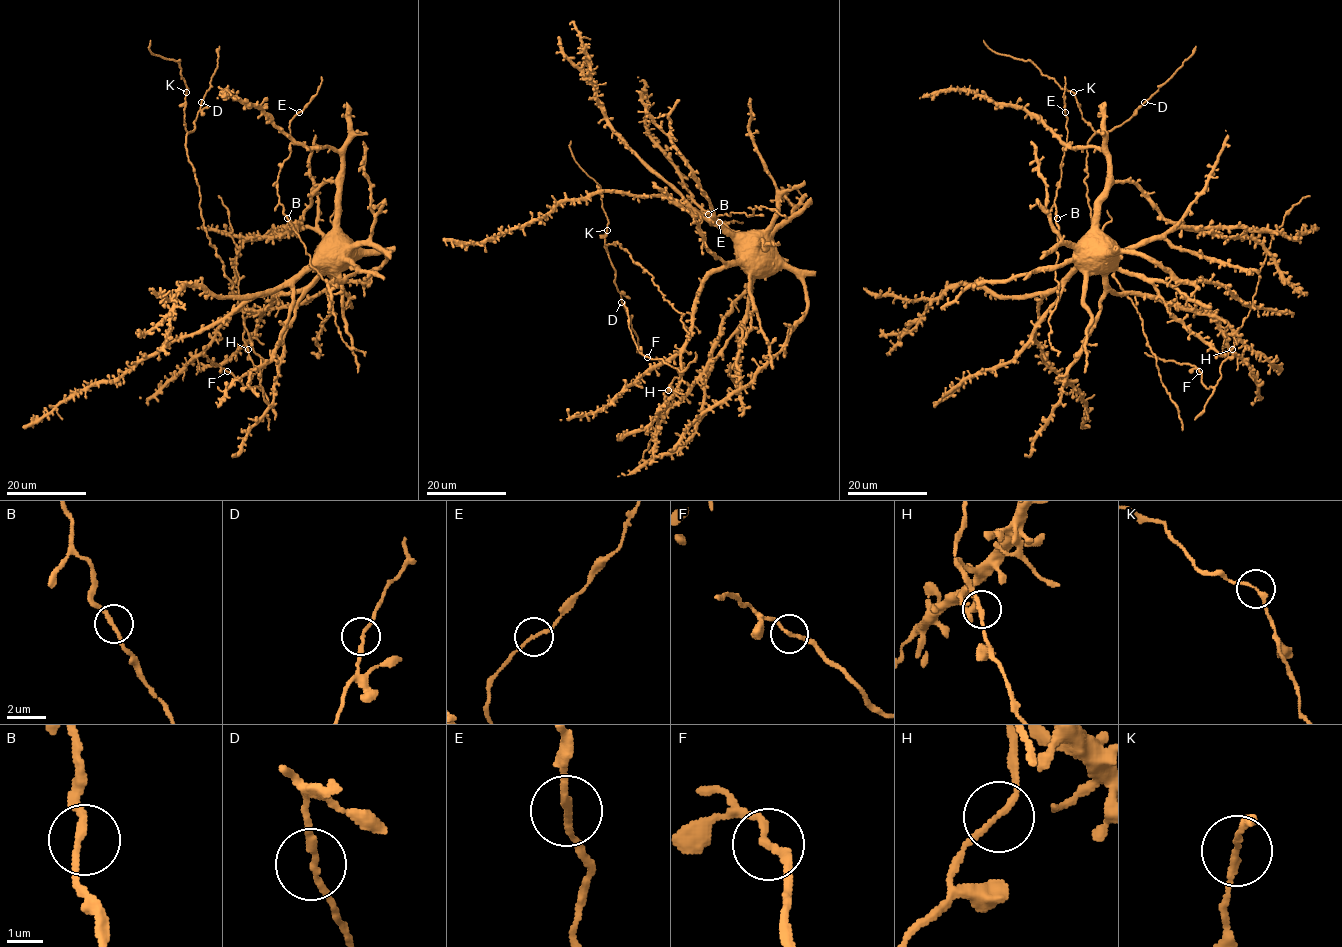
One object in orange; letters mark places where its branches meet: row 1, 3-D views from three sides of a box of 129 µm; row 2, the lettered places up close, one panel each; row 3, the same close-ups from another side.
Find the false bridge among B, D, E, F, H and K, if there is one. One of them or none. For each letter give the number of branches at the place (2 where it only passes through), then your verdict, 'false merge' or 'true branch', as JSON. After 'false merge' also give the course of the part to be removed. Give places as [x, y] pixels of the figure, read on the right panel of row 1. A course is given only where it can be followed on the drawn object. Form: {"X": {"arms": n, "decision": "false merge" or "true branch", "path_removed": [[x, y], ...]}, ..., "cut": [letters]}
{"B": {"arms": 2, "decision": "true branch"}, "D": {"arms": 2, "decision": "true branch"}, "E": {"arms": 2, "decision": "true branch"}, "F": {"arms": 2, "decision": "true branch"}, "H": {"arms": 2, "decision": "true branch"}, "K": {"arms": 2, "decision": "true branch"}, "cut": []}

